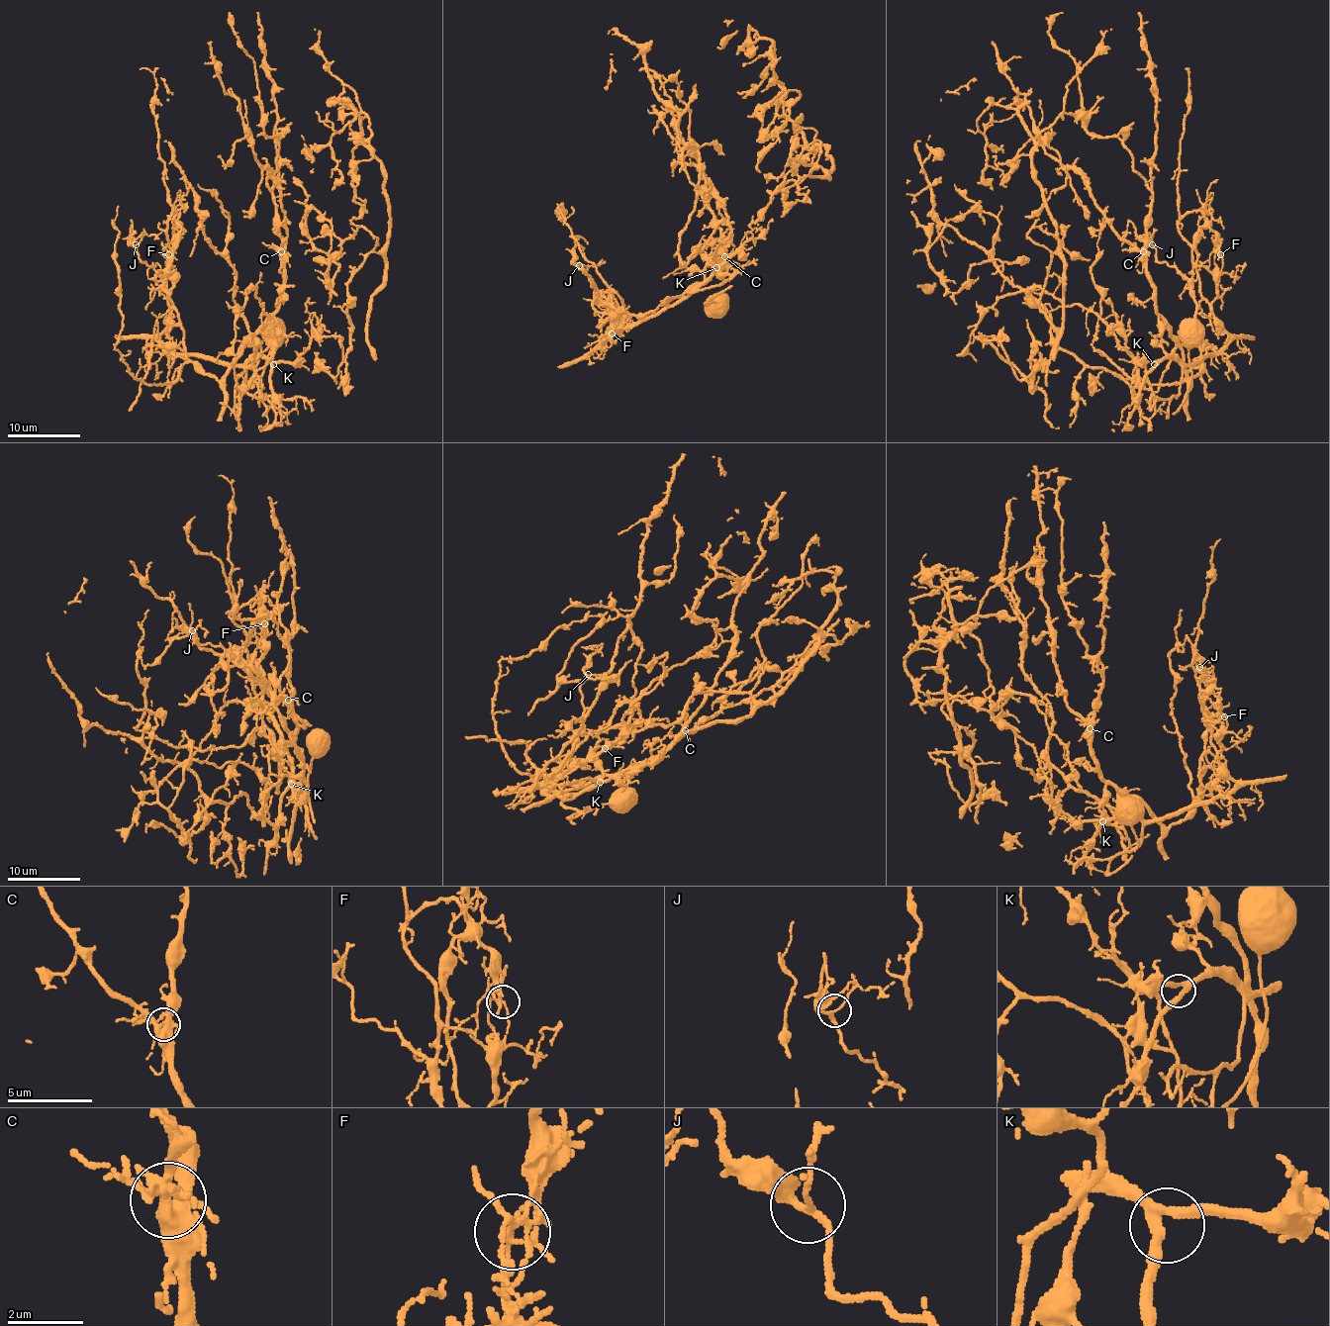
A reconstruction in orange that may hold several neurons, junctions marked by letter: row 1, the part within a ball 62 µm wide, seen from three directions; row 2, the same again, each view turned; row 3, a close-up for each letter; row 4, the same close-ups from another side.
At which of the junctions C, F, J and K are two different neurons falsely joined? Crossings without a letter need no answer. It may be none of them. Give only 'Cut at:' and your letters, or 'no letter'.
Cut at: F

